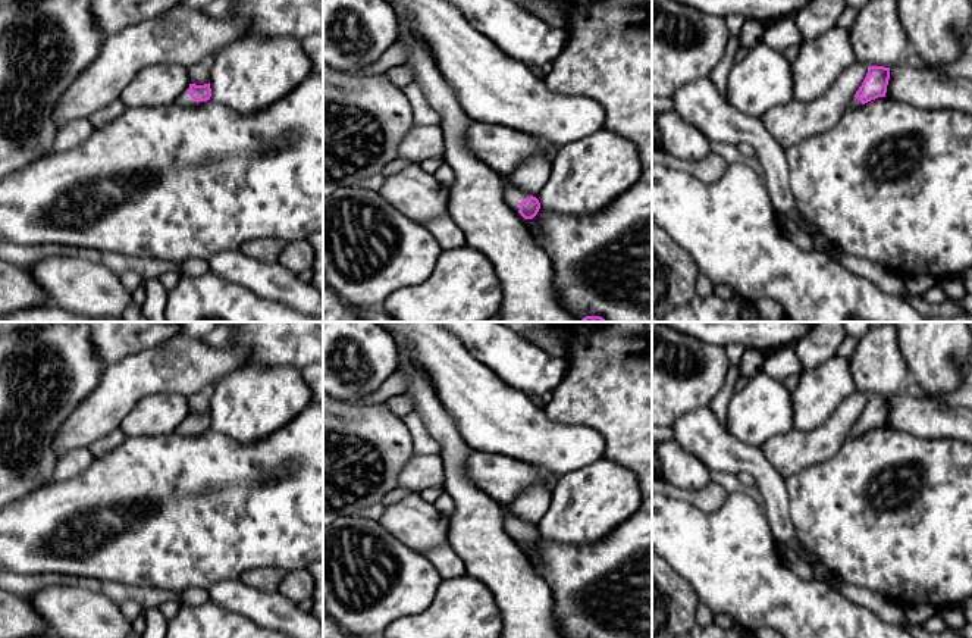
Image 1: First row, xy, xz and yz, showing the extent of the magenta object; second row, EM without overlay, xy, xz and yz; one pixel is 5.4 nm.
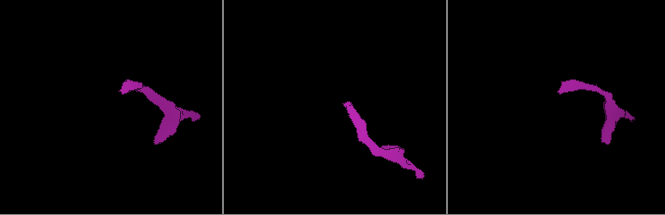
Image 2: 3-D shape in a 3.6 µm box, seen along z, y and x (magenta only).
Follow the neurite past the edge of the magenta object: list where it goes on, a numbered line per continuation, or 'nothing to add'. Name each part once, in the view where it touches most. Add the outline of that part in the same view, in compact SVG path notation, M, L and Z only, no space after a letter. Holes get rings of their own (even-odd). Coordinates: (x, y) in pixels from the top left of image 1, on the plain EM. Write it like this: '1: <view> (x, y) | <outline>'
1: xy (185, 429) | M189 415L185 417L185 420L176 428L176 434L182 435L182 437L197 437L200 434L203 434L204 431L197 432L188 422L186 419L189 417Z

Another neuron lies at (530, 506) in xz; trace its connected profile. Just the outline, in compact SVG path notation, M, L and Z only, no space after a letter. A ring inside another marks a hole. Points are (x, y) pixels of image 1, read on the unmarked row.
M534 466L543 476L542 482L521 492L509 504L511 513L530 525L536 526L549 509L552 490L558 475L546 467Z

